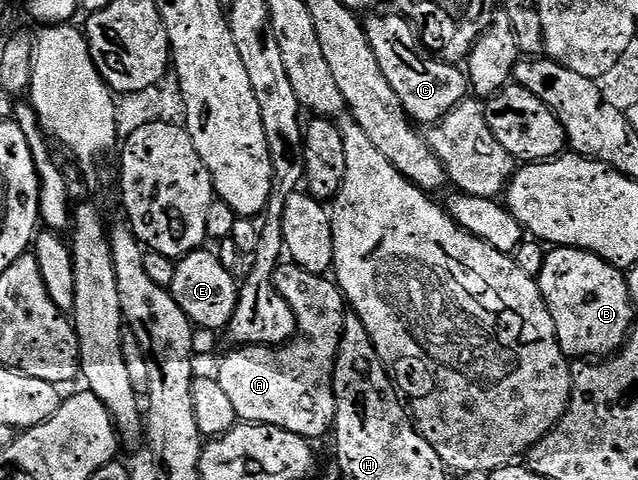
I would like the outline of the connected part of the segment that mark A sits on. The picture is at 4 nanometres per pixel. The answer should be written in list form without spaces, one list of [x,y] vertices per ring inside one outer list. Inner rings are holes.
[[[291,261],[281,262],[276,268],[272,283],[286,297],[290,309],[296,314],[297,336],[290,343],[278,347],[240,347],[220,363],[218,378],[222,390],[234,404],[237,420],[246,423],[265,423],[290,433],[298,433],[303,439],[317,441],[333,430],[336,421],[336,394],[332,388],[332,374],[336,371],[336,355],[344,332],[346,300],[344,292],[331,278],[315,275]]]

